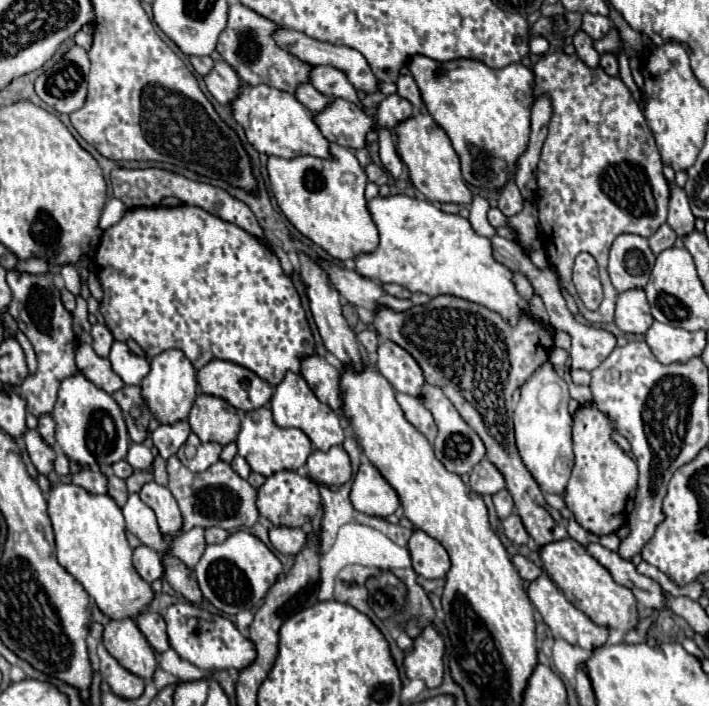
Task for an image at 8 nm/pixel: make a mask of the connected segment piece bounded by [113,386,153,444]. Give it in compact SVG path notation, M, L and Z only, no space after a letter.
M125 386L119 392L115 392L113 398L123 412L131 440L141 444L149 436L147 426L149 426L149 420L153 418L145 398L141 396L141 388L139 386Z

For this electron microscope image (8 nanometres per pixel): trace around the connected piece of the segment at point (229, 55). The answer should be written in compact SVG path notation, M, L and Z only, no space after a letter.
M235 4L229 8L229 22L225 32L219 36L217 52L221 58L237 72L237 76L249 84L249 86L273 86L277 90L285 90L293 94L297 86L307 84L311 76L311 64L299 60L291 52L277 46L273 34L279 30L279 24L273 24L271 20L259 16L257 12L245 8L243 4Z

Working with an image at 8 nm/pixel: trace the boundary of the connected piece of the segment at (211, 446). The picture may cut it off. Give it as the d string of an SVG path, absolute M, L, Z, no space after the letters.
M207 442L207 444L199 444L197 446L197 456L193 460L187 460L183 456L183 452L179 452L179 458L185 462L185 466L193 472L203 472L207 470L211 464L215 464L219 460L221 454L221 444L217 442Z

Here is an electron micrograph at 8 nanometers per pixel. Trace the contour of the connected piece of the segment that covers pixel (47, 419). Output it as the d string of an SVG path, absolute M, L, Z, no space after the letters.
M41 414L39 416L39 426L37 426L39 434L43 436L43 440L47 444L55 444L55 420L51 418L51 414Z

